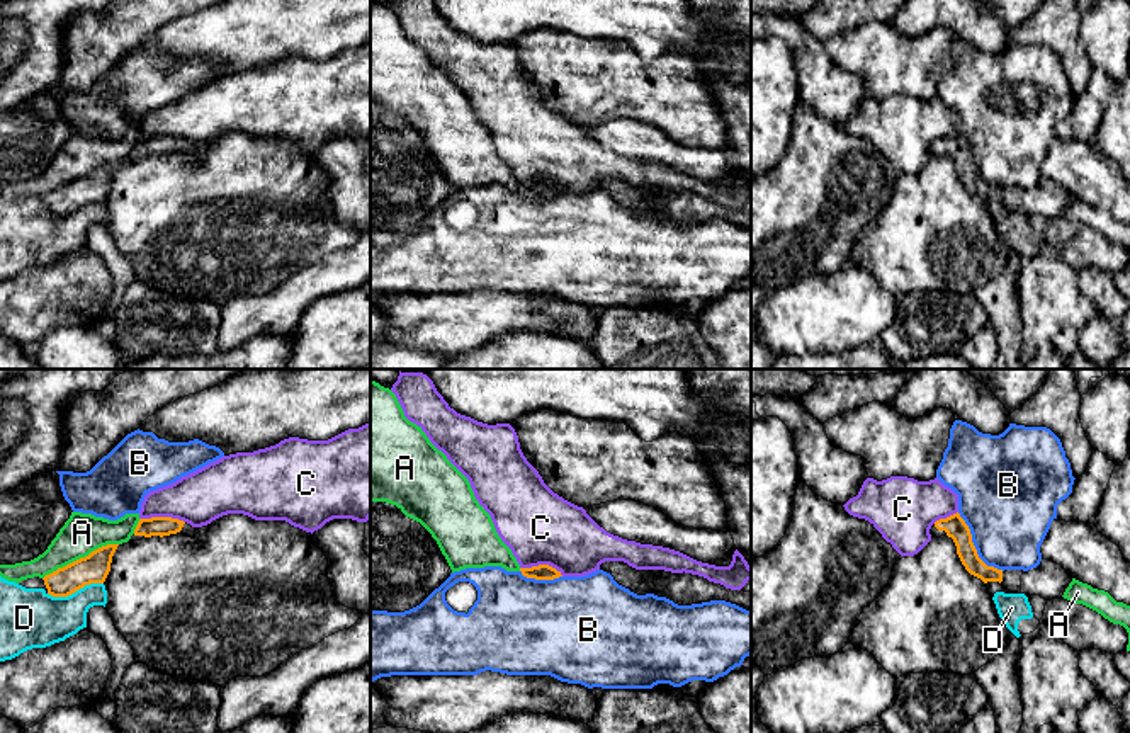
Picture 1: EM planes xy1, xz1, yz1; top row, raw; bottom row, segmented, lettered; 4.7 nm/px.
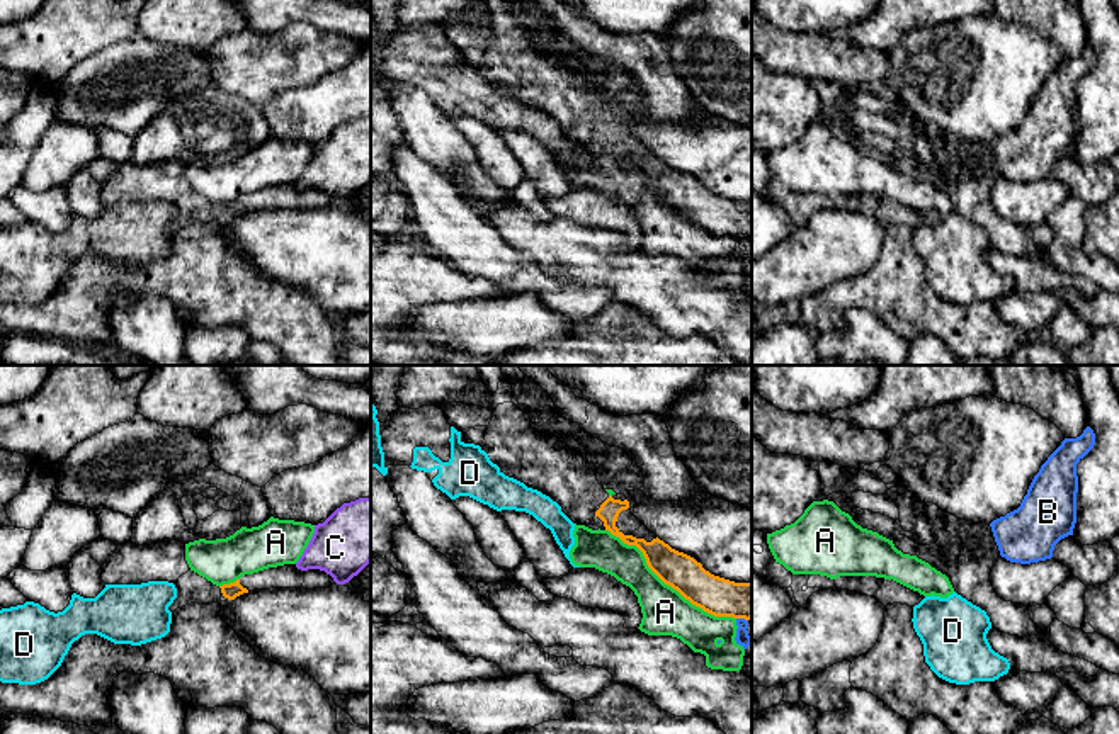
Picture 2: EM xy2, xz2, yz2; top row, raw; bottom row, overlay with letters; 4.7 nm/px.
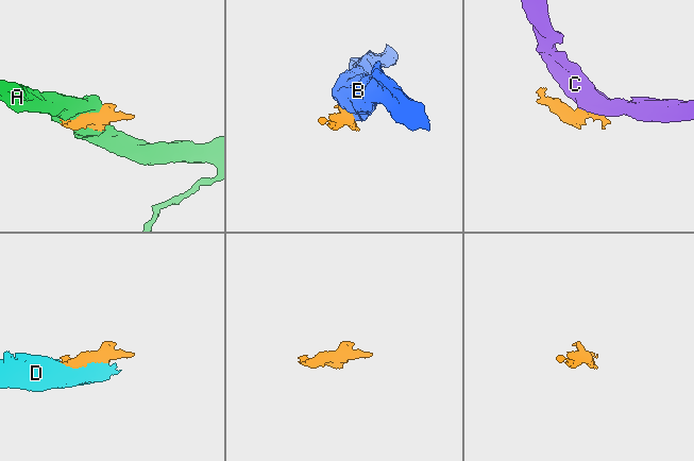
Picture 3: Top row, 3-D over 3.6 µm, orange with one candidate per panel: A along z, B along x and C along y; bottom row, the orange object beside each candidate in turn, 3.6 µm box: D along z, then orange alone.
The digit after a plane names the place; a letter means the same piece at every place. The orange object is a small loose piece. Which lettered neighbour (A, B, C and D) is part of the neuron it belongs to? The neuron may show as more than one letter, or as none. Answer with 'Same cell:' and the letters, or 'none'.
Same cell: none

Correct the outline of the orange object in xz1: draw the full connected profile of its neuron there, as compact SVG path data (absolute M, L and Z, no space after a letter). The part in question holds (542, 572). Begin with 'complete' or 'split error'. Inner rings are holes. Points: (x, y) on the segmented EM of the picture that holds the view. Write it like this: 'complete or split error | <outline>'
complete | M539 565L532 568L520 568L522 575L527 578L535 578L535 580L554 580L562 577L561 571L549 565Z

